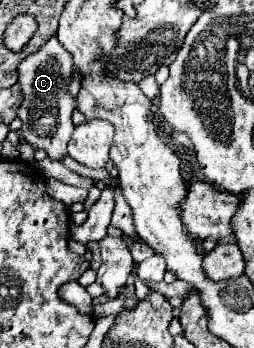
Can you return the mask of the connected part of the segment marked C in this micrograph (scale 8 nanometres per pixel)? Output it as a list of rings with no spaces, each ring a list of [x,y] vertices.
[[[51,37],[39,53],[29,55],[19,65],[19,87],[23,89],[23,105],[17,111],[17,117],[23,121],[21,137],[35,149],[47,151],[47,157],[53,161],[63,161],[67,157],[67,143],[75,125],[71,123],[71,113],[77,107],[73,97],[67,93],[67,81],[71,75],[71,55],[59,45],[57,37]]]

